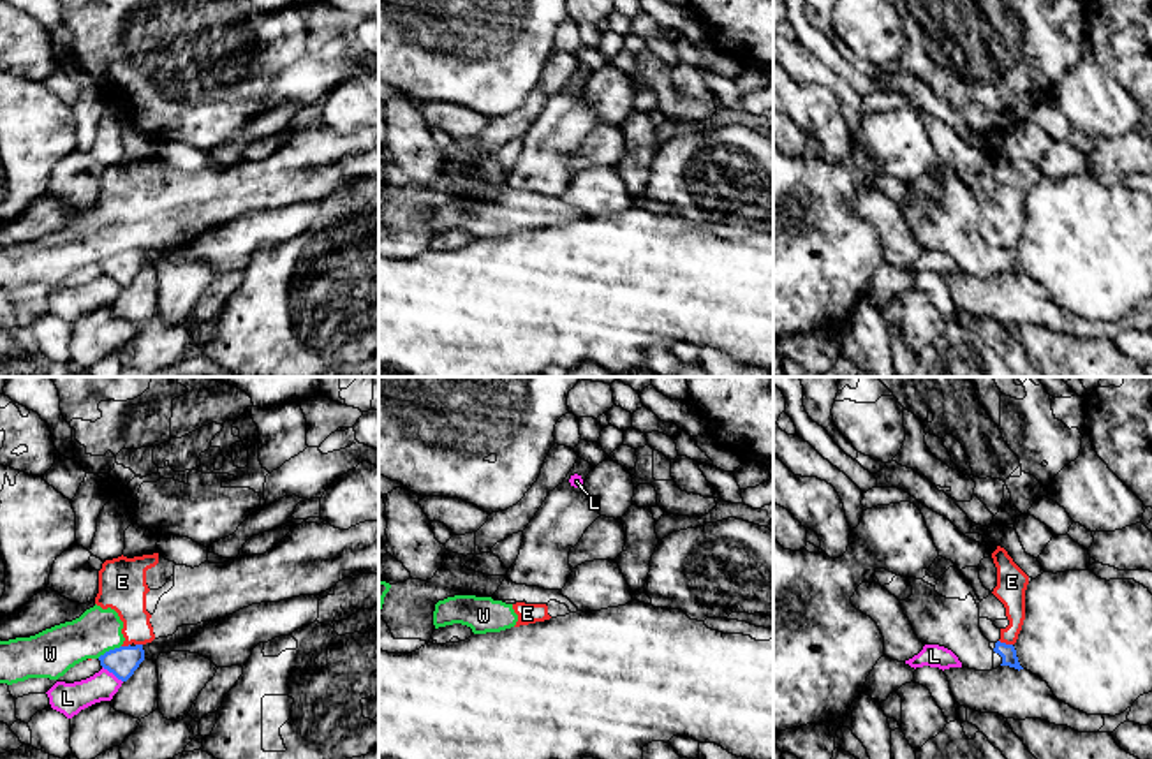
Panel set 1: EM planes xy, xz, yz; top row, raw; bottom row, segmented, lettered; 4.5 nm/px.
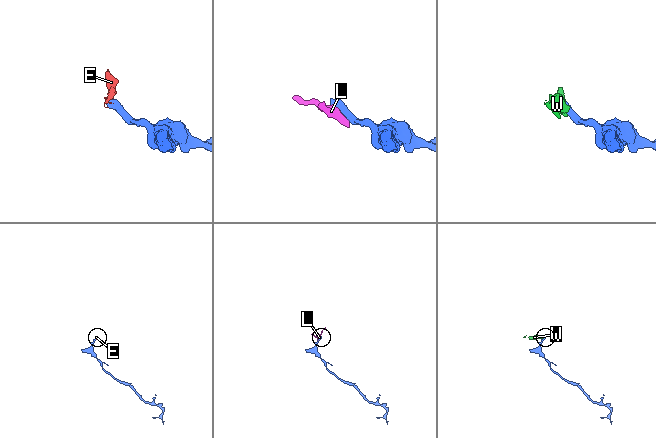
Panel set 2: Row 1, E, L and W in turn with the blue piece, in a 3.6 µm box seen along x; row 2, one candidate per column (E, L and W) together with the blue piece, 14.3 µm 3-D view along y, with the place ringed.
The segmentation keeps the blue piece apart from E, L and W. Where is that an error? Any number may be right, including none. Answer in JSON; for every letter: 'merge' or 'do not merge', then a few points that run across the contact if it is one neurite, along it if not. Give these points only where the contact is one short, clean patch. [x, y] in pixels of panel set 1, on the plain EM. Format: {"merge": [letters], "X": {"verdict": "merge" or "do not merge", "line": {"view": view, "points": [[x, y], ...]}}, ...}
{"merge": [], "E": {"verdict": "do not merge", "line": {"view": "yz", "points": [[999, 245], [1011, 250]]}}, "L": {"verdict": "do not merge", "line": {"view": "xy", "points": [[103, 272], [122, 287]]}}, "W": {"verdict": "do not merge", "line": {"view": "xy", "points": [[120, 250], [97, 263]]}}}

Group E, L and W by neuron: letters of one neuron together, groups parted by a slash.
E W / L

